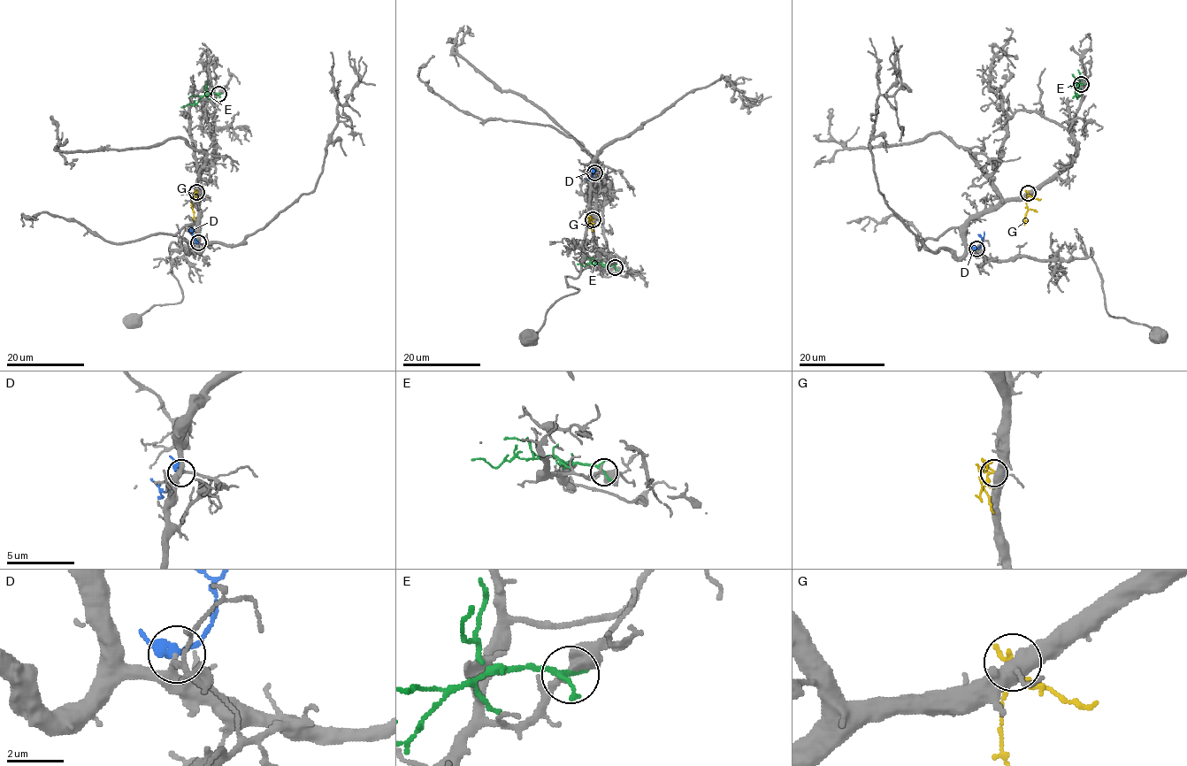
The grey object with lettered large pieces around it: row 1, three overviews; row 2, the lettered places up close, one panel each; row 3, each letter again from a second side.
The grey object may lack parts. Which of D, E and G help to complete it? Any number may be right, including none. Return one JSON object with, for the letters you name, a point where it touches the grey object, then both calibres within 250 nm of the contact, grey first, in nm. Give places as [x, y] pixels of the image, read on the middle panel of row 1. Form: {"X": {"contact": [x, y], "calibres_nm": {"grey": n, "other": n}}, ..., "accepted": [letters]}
{"D": {"contact": [594, 172], "calibres_nm": {"grey": 170, "other": 280}}, "accepted": ["D"]}

